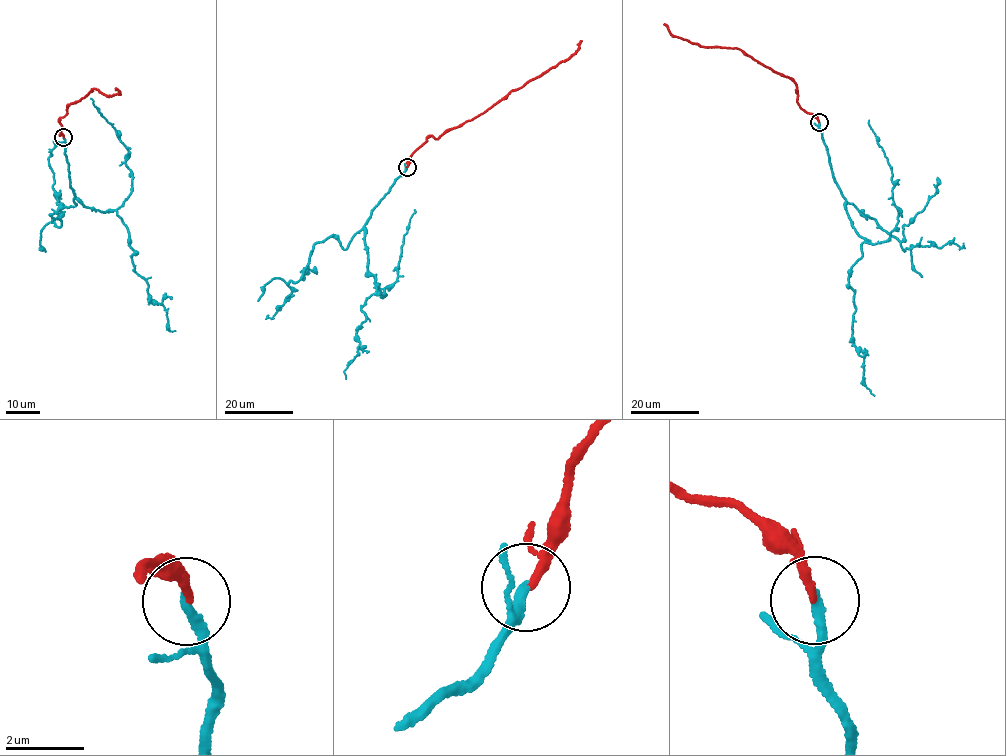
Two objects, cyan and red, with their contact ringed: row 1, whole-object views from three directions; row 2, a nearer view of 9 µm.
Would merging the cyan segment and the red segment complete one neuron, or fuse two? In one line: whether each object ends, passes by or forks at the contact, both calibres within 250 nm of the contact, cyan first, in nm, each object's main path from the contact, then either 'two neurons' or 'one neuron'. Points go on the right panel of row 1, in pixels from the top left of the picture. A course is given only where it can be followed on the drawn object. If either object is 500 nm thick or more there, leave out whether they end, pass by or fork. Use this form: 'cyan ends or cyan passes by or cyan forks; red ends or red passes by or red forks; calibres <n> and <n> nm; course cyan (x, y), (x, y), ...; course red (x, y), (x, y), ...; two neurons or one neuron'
cyan ends; red passes by; calibres 240 and 140 nm; course cyan (819, 122), (834, 181), (864, 238), (848, 286), (854, 292), (853, 342), (864, 358), (863, 384), (874, 395); course red (819, 122), (800, 107), (796, 83), (792, 79), (738, 48), (701, 46), (673, 35), (664, 24); one neuron

